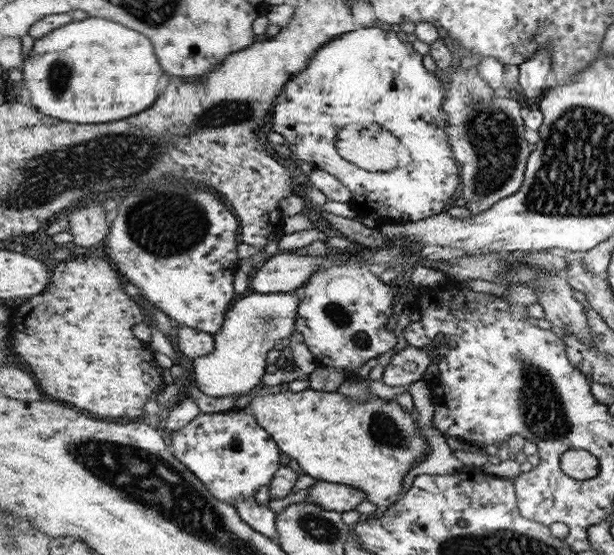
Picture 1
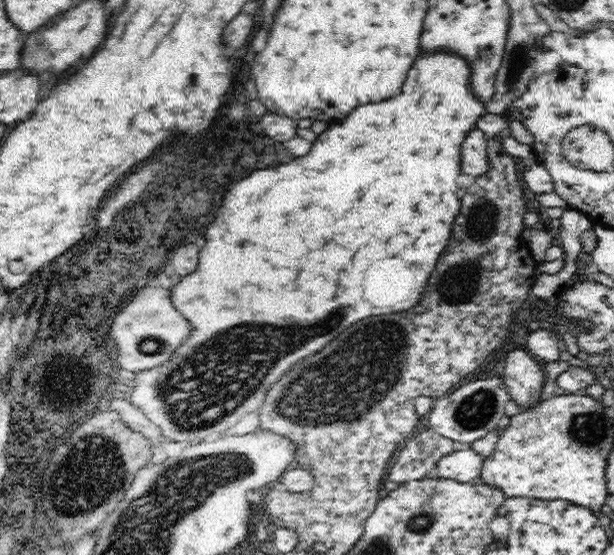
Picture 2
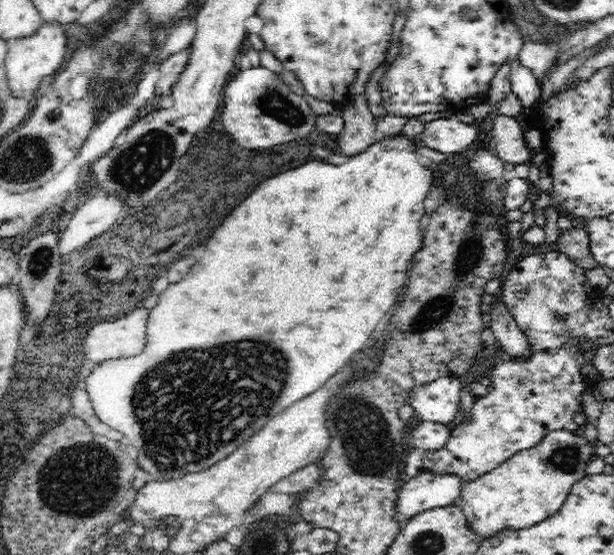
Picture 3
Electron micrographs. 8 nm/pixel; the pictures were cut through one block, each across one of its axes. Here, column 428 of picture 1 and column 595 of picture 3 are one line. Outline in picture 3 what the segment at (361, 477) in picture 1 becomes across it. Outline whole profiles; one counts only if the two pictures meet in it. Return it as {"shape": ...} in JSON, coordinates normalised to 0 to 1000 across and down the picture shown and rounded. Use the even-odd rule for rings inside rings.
{"shape":[[[922,769],[915,775],[902,775],[889,782],[873,804],[845,811],[842,818],[818,832],[805,847],[785,854],[782,861],[757,868],[751,876],[754,905],[749,914],[756,919],[757,932],[765,941],[765,950],[788,971],[793,964],[803,964],[821,950],[844,953],[870,948],[876,941],[896,933],[904,921],[912,919],[928,881],[956,856],[953,843],[971,814],[971,802],[959,800],[953,786],[938,786],[938,780]]]}

